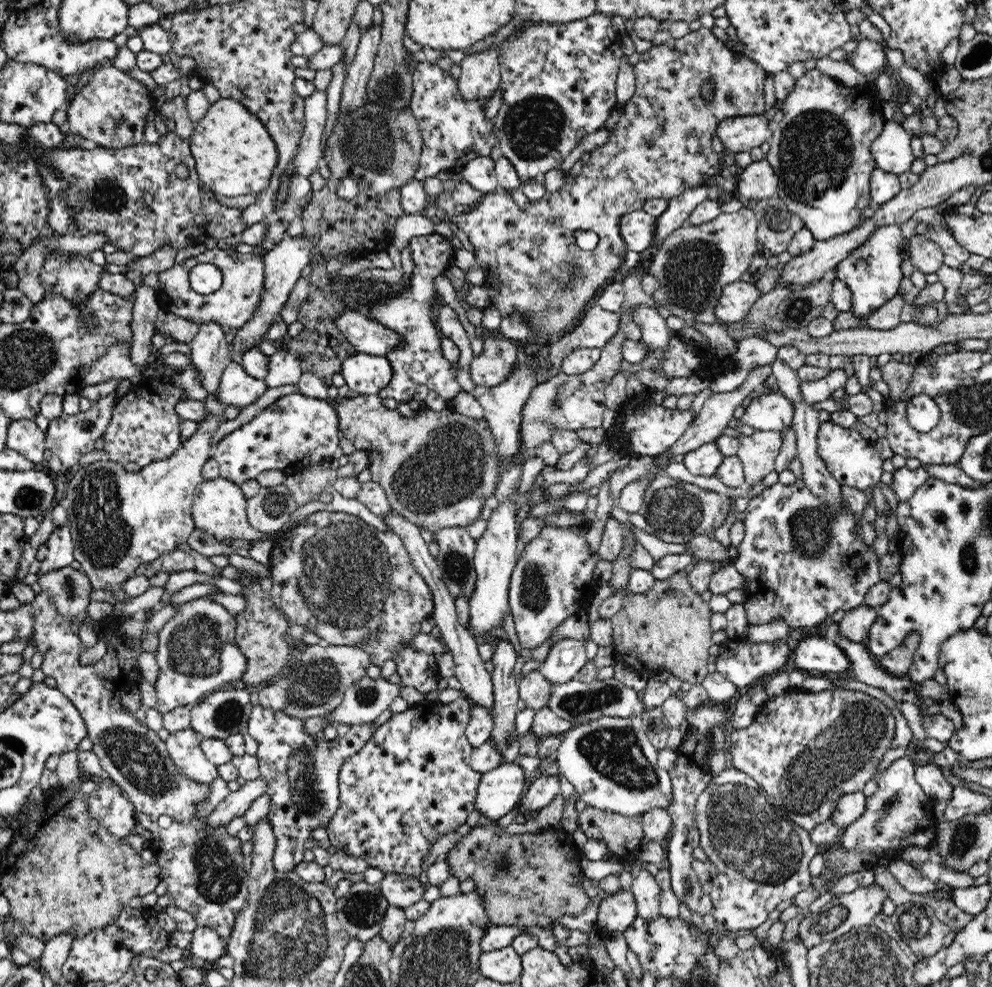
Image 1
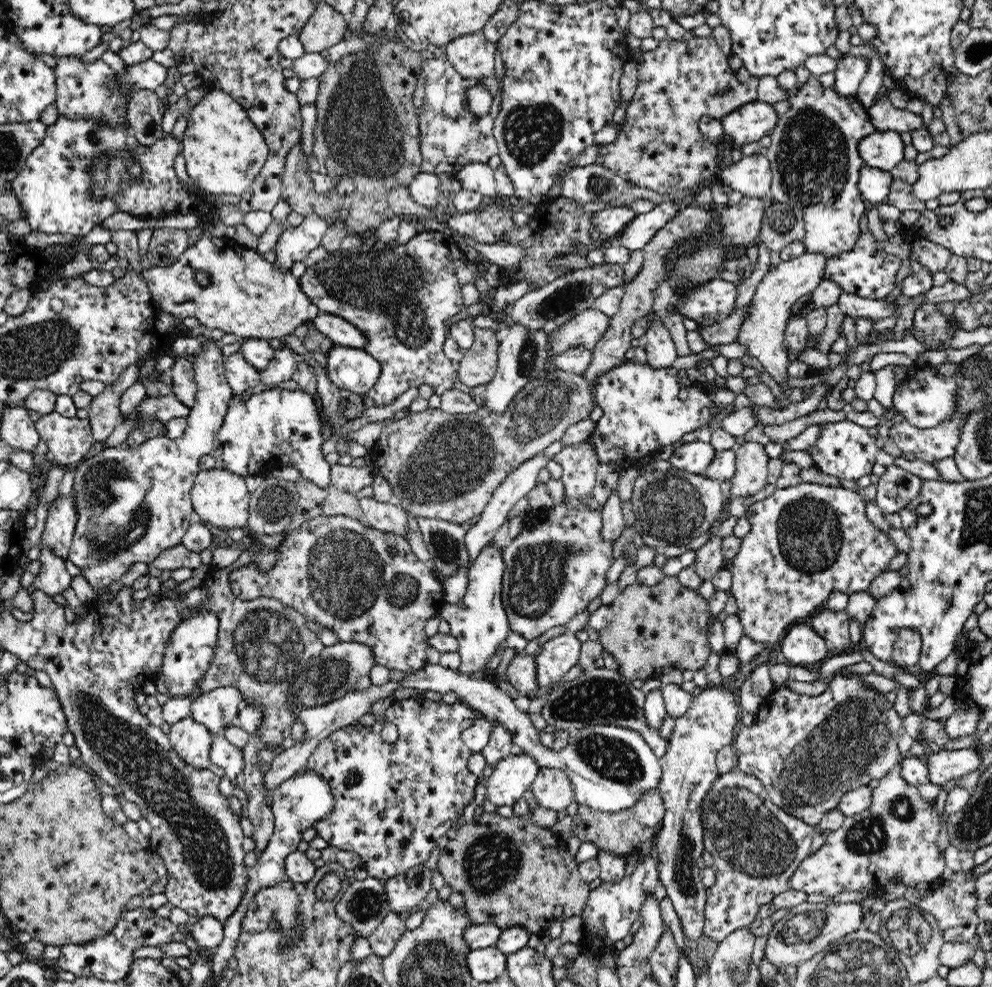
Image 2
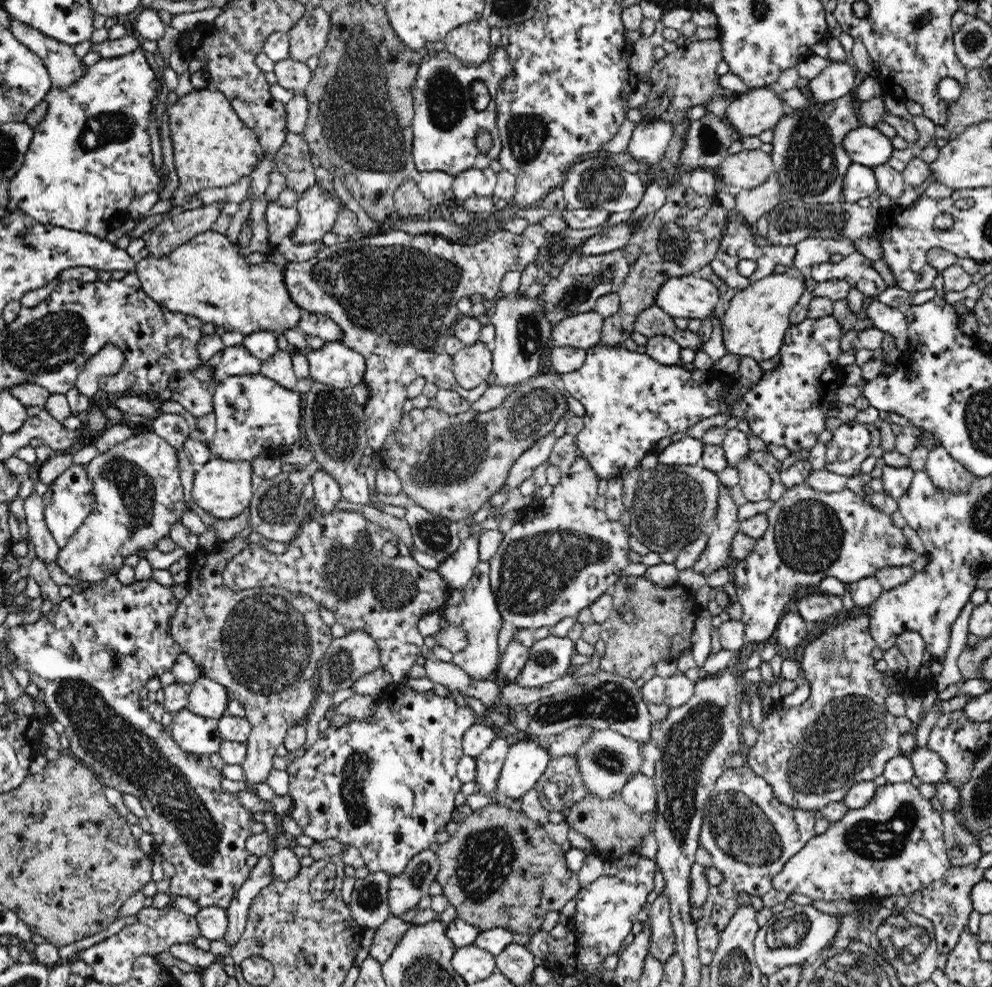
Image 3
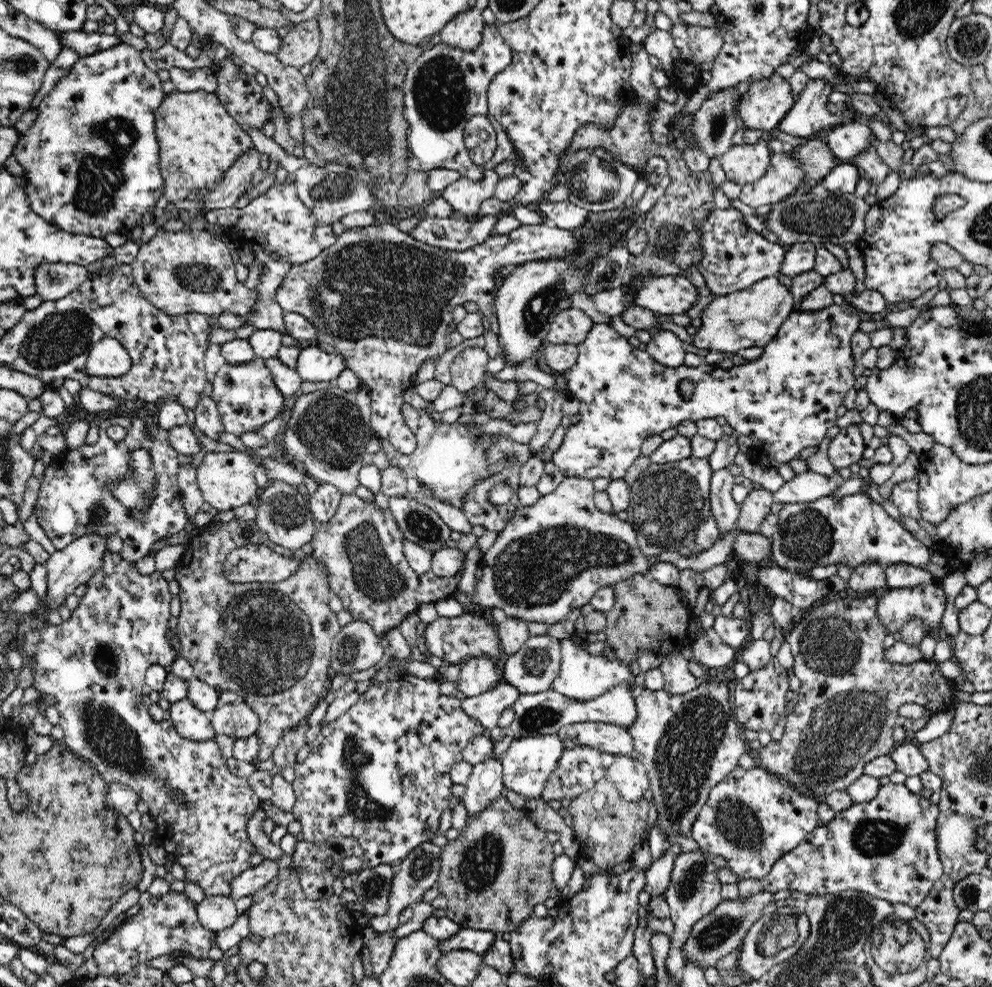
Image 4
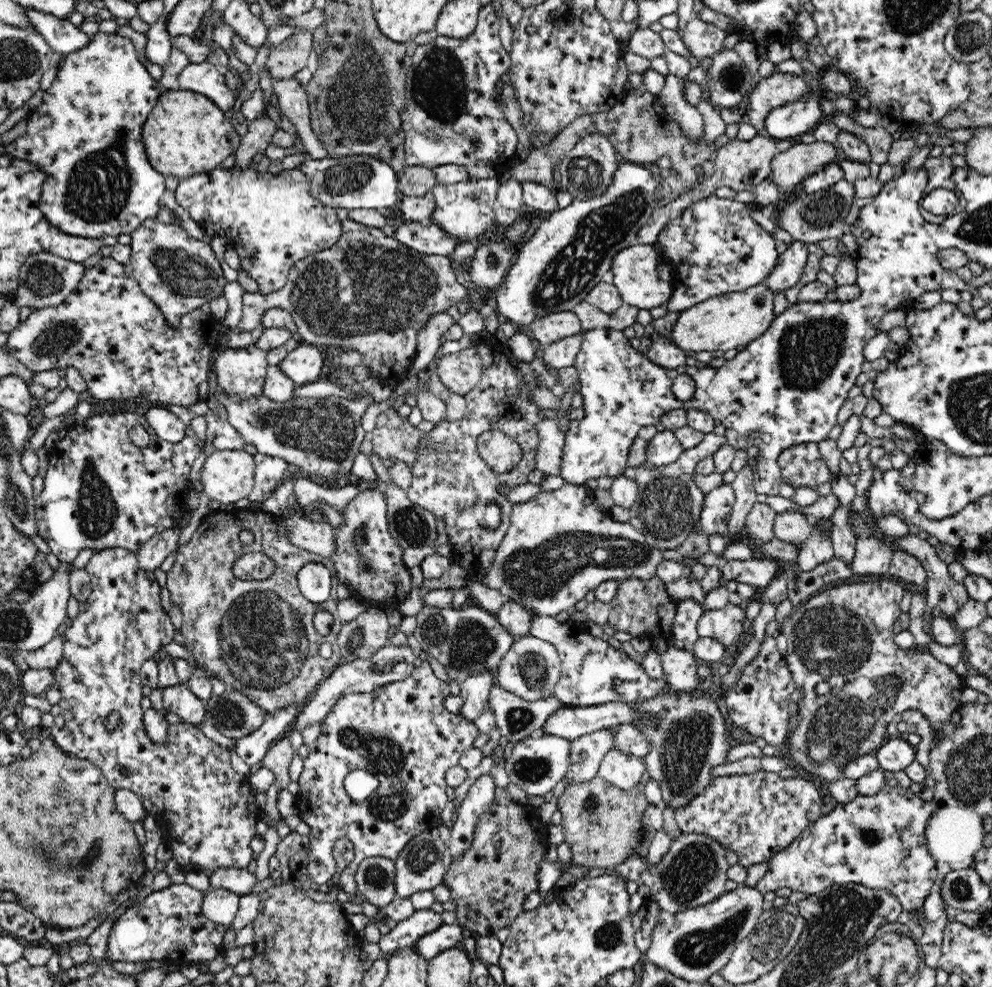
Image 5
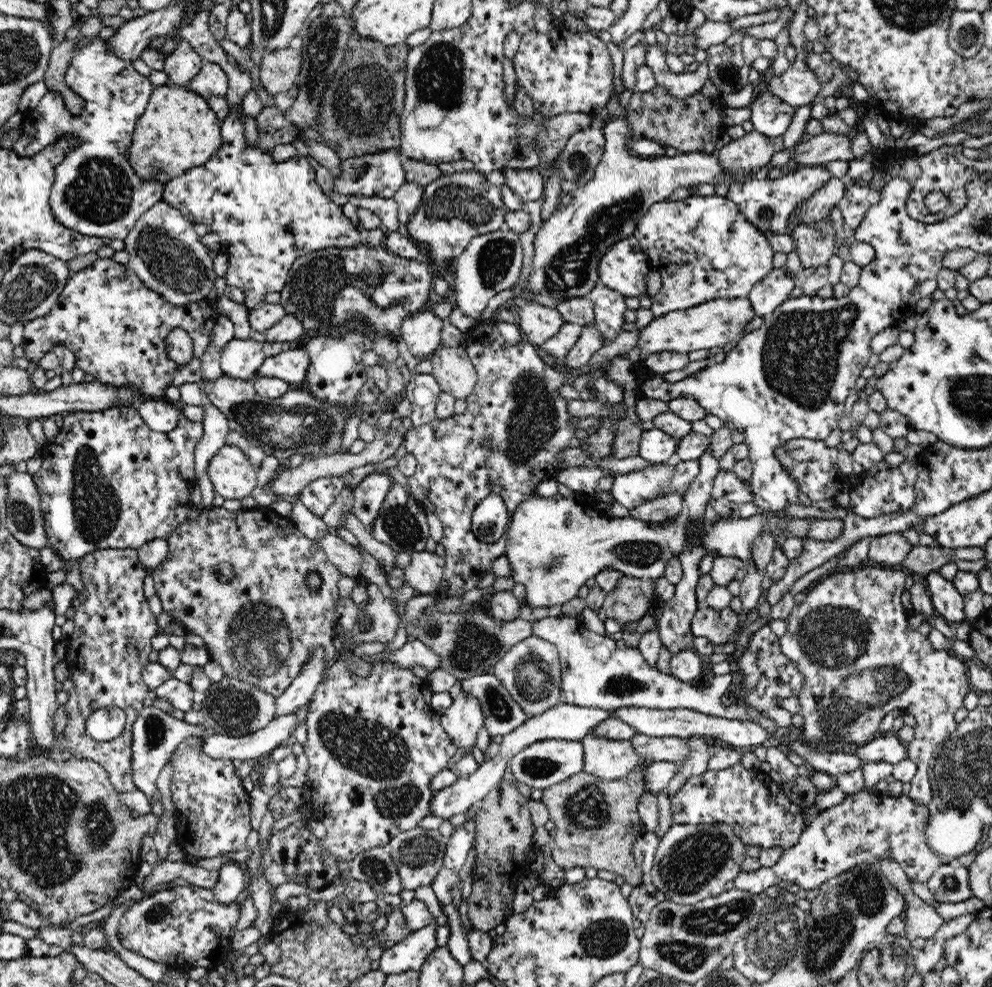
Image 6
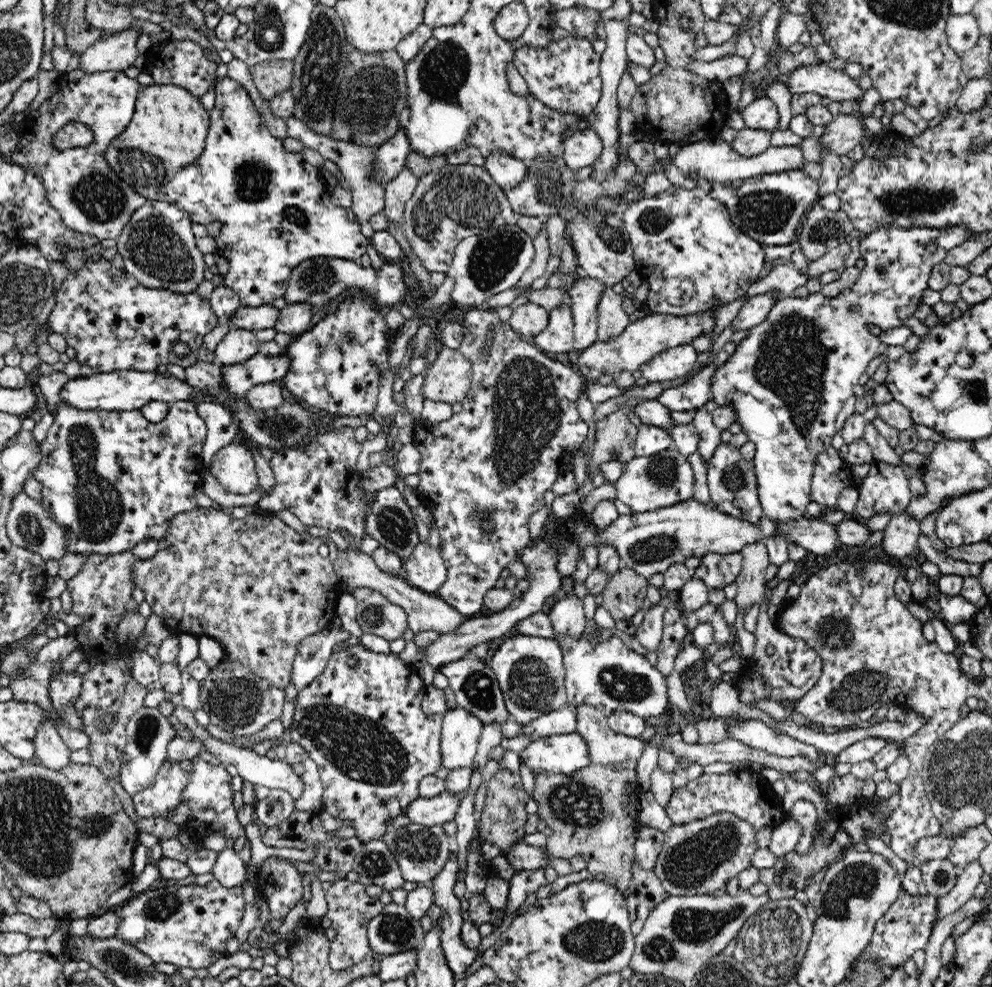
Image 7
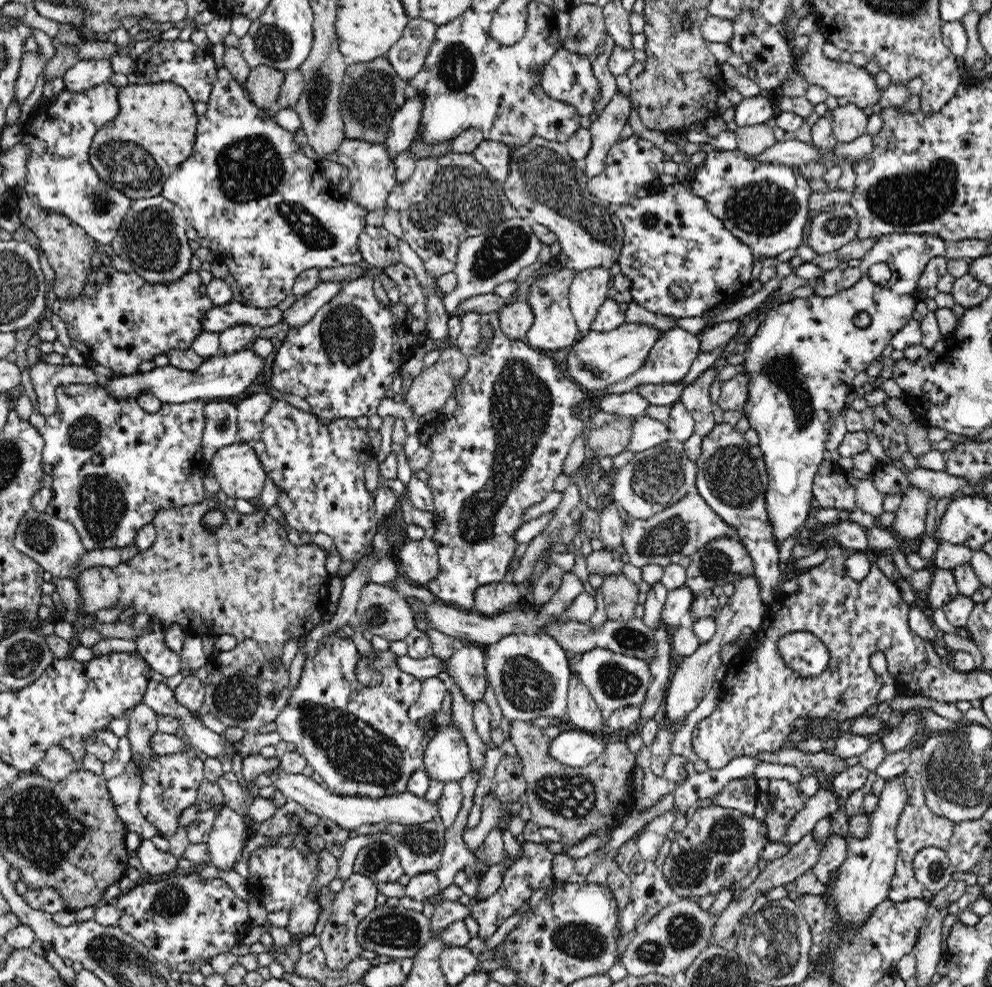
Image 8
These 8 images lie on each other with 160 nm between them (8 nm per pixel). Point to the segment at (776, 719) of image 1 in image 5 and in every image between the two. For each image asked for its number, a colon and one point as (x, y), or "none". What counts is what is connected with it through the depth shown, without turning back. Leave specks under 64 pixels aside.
2: (809, 751)
3: (811, 754)
4: (842, 717)
5: (844, 636)

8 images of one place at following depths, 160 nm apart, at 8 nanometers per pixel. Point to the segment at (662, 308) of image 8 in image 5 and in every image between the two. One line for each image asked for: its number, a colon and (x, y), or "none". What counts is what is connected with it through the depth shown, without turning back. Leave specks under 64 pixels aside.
5: (713, 248)
6: (704, 249)
7: (678, 234)

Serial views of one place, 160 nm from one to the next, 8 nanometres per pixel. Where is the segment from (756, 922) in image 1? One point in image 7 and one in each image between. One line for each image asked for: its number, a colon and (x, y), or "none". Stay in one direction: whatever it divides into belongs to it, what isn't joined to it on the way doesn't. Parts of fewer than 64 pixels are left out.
2: (756, 846)
3: (749, 833)
4: (752, 818)
5: (757, 815)
6: (756, 807)
7: (745, 793)

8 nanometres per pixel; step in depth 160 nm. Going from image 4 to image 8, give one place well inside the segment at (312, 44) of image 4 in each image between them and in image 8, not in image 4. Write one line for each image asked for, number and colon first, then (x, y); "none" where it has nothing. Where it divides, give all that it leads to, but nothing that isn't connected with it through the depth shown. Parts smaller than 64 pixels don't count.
5: (285, 60)
6: (278, 71)
7: (271, 78)
8: (263, 85)

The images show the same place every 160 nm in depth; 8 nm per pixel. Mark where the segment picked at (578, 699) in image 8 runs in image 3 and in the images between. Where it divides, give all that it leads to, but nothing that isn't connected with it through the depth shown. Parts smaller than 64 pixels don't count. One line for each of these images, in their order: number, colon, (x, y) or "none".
3: (639, 792)
4: (629, 776)
5: (623, 770)
6: (608, 758)
7: (604, 745)

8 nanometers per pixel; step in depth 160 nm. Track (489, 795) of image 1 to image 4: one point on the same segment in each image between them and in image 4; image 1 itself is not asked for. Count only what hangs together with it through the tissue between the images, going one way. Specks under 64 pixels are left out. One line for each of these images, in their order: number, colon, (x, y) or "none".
2: (511, 778)
3: (526, 760)
4: (529, 762)

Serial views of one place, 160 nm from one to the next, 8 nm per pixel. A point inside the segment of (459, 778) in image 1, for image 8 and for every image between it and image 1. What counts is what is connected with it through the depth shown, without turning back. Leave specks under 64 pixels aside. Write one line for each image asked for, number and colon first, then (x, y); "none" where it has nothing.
2: (393, 801)
3: (387, 785)
4: (380, 773)
5: (400, 732)
6: (374, 742)
7: (362, 724)
8: (360, 740)

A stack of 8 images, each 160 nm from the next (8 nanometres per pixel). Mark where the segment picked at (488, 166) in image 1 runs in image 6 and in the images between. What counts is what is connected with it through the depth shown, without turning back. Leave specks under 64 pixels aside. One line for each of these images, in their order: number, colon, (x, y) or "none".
2: (474, 176)
3: (472, 183)
4: (465, 196)
5: (464, 210)
6: (454, 208)

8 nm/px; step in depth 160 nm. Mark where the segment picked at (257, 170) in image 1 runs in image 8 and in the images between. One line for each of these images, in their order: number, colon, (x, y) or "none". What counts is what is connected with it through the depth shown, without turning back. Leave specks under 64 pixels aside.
2: (224, 151)
3: (212, 148)
4: (198, 140)
5: (186, 133)
6: (178, 131)
7: (168, 130)
8: (153, 133)

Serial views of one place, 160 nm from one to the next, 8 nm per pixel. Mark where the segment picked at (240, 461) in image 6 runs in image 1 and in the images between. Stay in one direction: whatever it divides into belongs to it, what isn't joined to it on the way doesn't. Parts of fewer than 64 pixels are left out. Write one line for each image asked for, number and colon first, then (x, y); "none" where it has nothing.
1: (219, 507)
2: (220, 497)
3: (222, 487)
4: (227, 479)
5: (228, 475)

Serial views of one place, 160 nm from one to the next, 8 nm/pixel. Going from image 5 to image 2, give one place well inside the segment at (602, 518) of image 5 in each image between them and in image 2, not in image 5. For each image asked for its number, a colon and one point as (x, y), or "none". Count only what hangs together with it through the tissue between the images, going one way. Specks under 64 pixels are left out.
2: (550, 574)
3: (547, 567)
4: (552, 556)

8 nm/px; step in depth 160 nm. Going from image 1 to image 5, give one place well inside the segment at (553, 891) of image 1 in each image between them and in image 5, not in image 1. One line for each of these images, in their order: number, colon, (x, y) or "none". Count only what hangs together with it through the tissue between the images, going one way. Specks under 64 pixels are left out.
2: (511, 872)
3: (500, 870)
4: (500, 867)
5: (489, 883)

